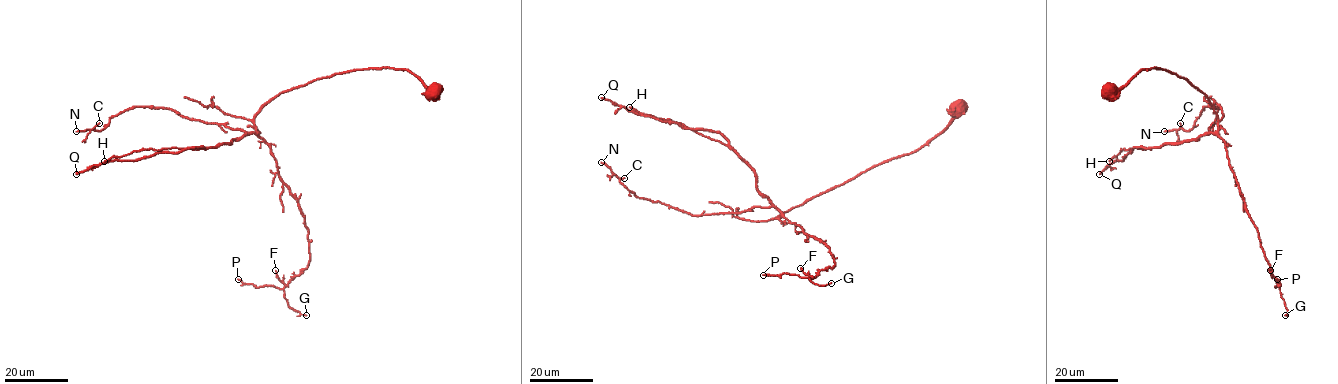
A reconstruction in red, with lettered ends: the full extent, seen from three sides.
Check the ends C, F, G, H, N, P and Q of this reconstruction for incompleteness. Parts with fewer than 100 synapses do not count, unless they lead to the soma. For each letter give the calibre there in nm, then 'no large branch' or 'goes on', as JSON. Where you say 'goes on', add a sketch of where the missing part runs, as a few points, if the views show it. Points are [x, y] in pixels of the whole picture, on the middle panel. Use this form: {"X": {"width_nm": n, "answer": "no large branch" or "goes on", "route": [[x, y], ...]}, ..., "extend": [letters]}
{"C": {"width_nm": 90, "answer": "no large branch"}, "F": {"width_nm": 130, "answer": "no large branch"}, "G": {"width_nm": 90, "answer": "no large branch"}, "H": {"width_nm": 170, "answer": "no large branch"}, "N": {"width_nm": 200, "answer": "no large branch"}, "P": {"width_nm": 100, "answer": "no large branch"}, "Q": {"width_nm": 240, "answer": "goes on"}, "extend": ["Q"]}

